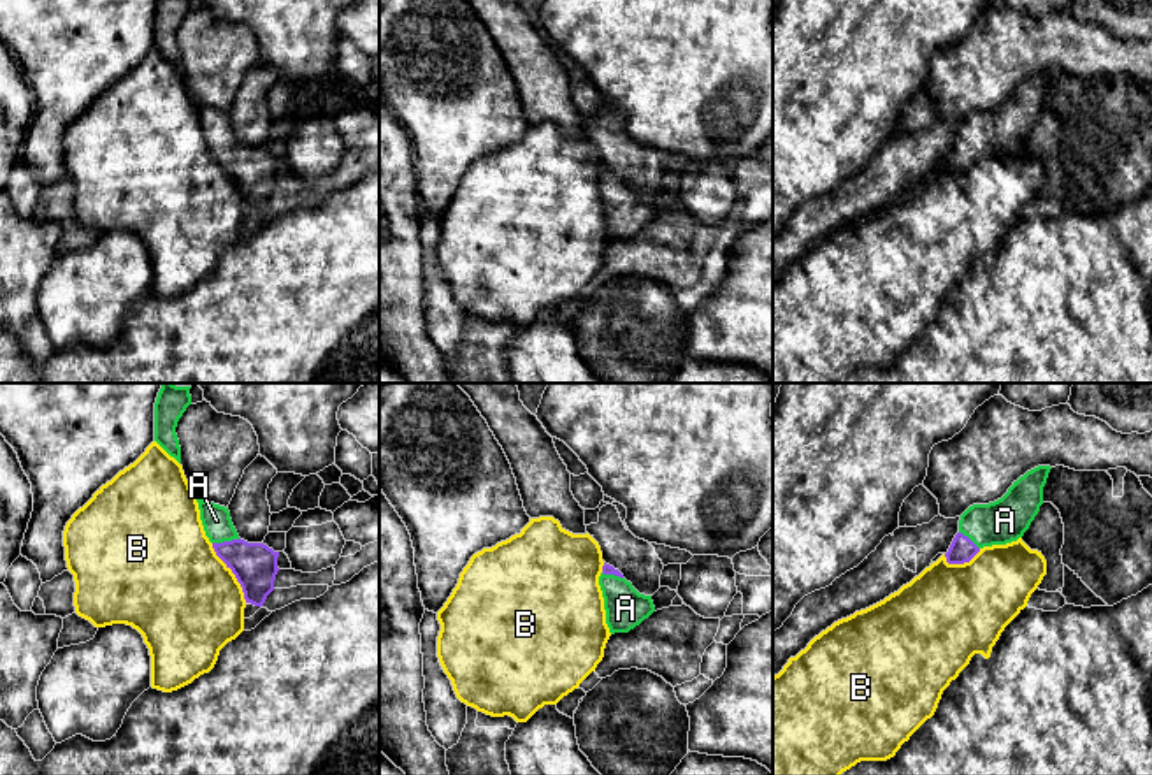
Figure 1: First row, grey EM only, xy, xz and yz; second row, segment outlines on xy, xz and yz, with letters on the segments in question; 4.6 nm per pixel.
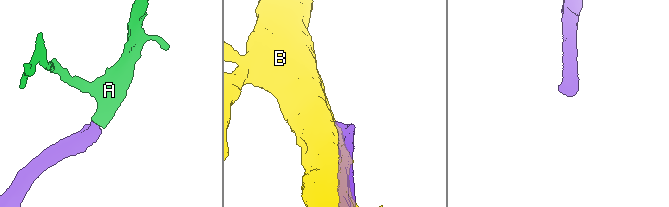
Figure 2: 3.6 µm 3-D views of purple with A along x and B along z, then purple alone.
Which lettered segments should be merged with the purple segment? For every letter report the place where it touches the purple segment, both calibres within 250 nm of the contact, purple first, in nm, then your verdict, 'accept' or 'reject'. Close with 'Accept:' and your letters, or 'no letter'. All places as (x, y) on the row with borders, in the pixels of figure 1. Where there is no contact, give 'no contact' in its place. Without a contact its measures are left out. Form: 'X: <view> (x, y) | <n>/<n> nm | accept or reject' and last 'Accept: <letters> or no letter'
A: xy (225, 542) | 200/130 nm | accept
B: xy (232, 572) | 200/480 nm | reject
Accept: A

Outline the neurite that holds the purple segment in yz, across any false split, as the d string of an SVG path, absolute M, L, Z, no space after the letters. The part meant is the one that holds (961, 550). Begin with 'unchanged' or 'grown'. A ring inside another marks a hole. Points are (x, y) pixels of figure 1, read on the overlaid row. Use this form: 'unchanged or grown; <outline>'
grown; M1038 466L1020 476L1008 492L989 504L969 506L959 520L948 552L948 564L969 562L983 547L1017 541L1029 529L1043 504L1050 466Z

